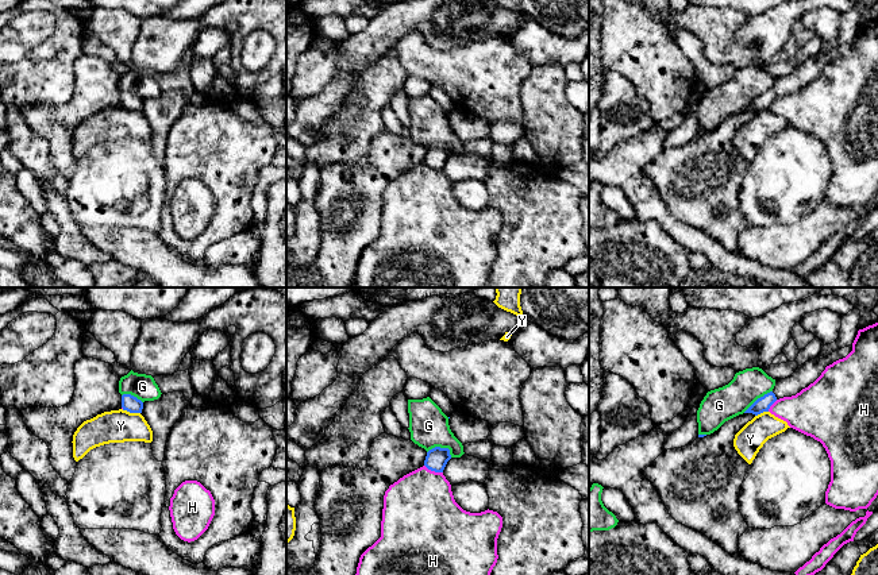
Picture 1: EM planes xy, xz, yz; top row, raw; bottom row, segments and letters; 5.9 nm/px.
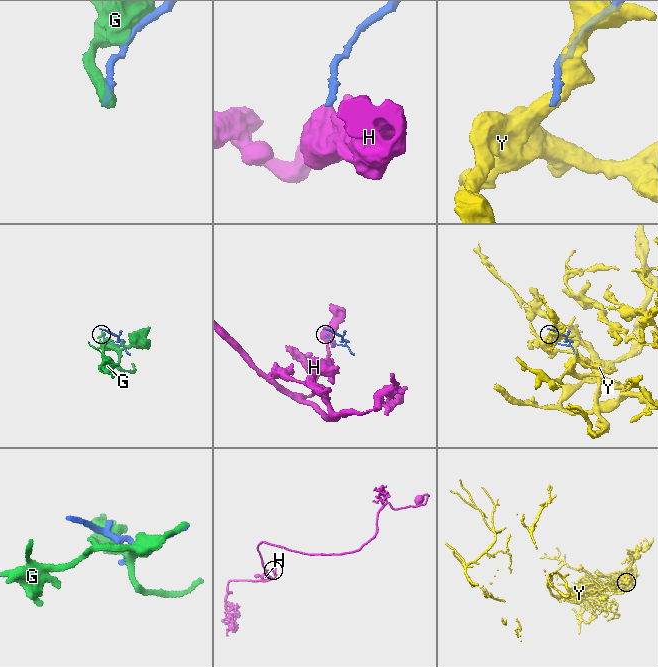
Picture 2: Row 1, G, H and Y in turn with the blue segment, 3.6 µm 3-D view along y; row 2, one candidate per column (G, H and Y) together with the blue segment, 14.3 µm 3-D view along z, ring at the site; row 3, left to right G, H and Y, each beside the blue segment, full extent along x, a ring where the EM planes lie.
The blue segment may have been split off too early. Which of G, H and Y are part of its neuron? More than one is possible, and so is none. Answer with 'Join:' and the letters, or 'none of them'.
Join: none of them

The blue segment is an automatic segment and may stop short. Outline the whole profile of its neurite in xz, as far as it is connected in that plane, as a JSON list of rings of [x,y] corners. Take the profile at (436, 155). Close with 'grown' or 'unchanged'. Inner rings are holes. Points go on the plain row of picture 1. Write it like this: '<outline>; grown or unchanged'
[[[435,144],[427,150],[424,163],[435,170],[443,170],[447,159],[451,157],[448,146]]]; unchanged

